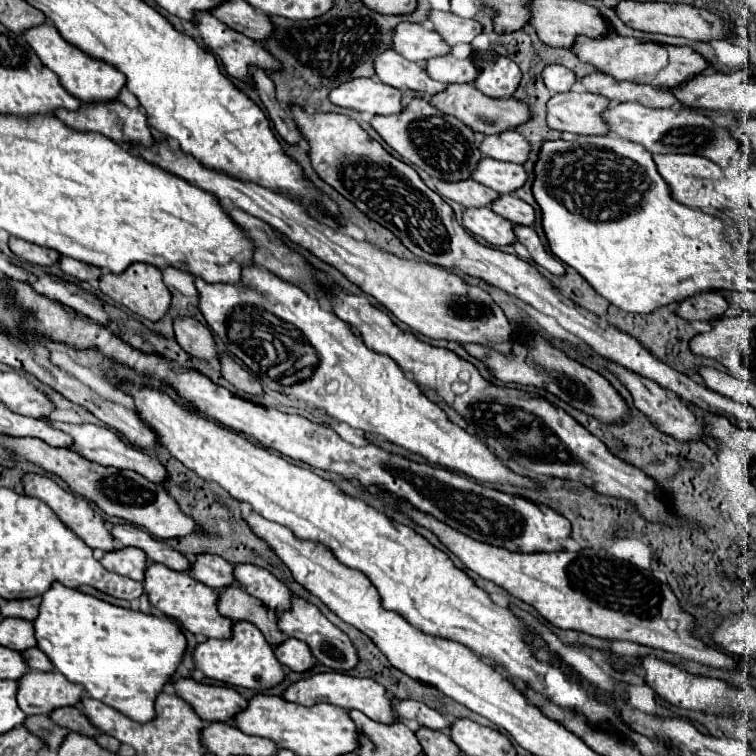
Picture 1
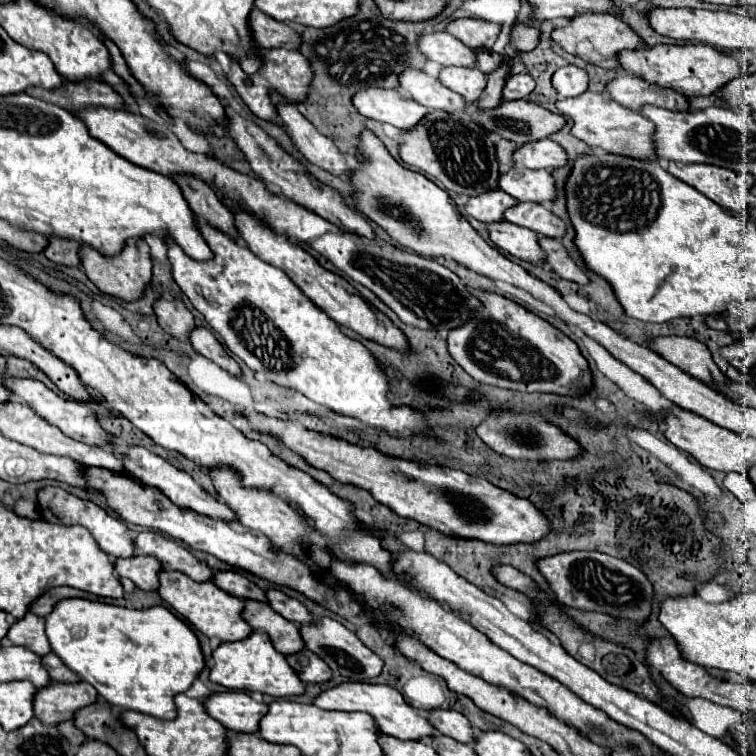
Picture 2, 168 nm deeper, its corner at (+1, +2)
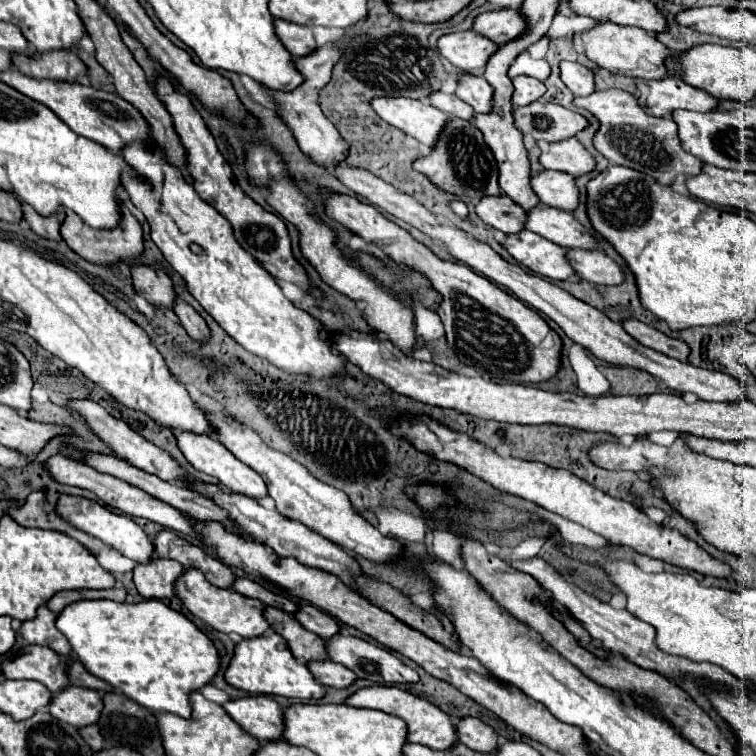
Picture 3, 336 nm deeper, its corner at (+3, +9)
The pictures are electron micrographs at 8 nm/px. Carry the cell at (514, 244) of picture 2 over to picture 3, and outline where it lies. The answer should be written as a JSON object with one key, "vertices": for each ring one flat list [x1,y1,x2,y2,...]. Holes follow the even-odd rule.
{"vertices":[[531,230,521,232,521,236,507,236,503,246,521,266,543,278,571,280,577,276,567,260,567,248,553,244]]}

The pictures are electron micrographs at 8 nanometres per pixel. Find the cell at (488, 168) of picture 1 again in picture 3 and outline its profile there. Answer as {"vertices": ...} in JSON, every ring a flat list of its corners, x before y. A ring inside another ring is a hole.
{"vertices":[[543,170,539,176,531,178,531,184,545,206,559,208,565,212,575,212,575,208,579,206,579,188,573,176]]}

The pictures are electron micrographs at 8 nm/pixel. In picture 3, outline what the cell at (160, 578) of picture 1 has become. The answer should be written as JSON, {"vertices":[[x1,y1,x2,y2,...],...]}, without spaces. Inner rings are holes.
{"vertices":[[187,570,181,576,181,580,175,584,175,588,177,588,177,596,181,598,183,606,189,608,191,614,195,614,197,618,201,618,203,622,207,622,209,626,213,626,219,632,227,632,227,634,233,632,233,634,239,634,241,638,255,638,269,630,269,624,263,616,265,604,261,600,247,598,235,590,217,588,207,582,207,578,201,570]]}

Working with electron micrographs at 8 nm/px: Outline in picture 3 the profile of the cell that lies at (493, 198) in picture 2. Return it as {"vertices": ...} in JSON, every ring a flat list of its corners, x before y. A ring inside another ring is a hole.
{"vertices":[[505,194,481,198,475,206,475,212,485,224,505,234,519,234,521,230,525,230,525,210,517,208,517,204,513,204,513,200,509,200]]}

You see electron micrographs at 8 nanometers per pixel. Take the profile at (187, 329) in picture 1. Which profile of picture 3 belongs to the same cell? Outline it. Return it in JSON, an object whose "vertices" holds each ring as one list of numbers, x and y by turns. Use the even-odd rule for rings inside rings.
{"vertices":[[131,266,131,278,133,288,139,296,143,296,149,304,159,308,171,308,175,300,175,290,171,284,171,278,161,270,153,266]]}

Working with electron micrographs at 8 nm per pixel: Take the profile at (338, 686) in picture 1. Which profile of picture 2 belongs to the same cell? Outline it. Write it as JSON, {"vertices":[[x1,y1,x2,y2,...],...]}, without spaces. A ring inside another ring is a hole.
{"vertices":[[347,681,347,683,341,683,337,687,331,687,331,689,323,691,323,693,319,693,313,699,313,705,321,707,321,709,369,713,383,733,393,735,397,739,423,739,423,737,433,735,433,727,429,725,427,717,423,717,419,711,415,711,411,705,407,705,403,695,397,689,387,687,387,685,371,685,371,683,361,683,361,681]]}

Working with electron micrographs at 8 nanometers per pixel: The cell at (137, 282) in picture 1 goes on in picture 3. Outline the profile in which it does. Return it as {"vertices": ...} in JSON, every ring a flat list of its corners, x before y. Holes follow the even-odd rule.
{"vertices":[[123,204,121,206,121,222,115,228,107,228,107,230,95,230,89,228,73,210,65,210,65,222,61,224,61,236,63,240,69,244,69,248,73,252,77,252,81,258,93,262,93,264,111,264,121,260,123,256,139,256,143,252,143,234,141,234,141,224,137,222,137,218,129,212,129,208]]}

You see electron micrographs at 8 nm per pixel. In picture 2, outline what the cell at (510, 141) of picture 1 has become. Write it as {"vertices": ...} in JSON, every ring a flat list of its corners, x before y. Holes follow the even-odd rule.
{"vertices":[[539,139,523,143,519,149,515,149,513,161,515,165,527,169,553,169,553,167,563,167,567,163,567,155,555,141]]}

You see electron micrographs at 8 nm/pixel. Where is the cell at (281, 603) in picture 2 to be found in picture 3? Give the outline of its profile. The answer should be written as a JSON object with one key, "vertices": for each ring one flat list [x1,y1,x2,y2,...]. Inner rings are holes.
{"vertices":[[301,604,301,612,297,612,295,618,297,618,309,632,321,636,323,640,333,638,333,636,339,634,339,630,341,630,339,622,337,622,333,616,329,616,327,612,319,610,319,608,311,606,311,604]]}

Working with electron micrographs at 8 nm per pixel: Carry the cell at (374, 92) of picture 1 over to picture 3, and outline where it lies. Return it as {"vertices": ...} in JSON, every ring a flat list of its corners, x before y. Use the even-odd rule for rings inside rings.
{"vertices":[[377,98,371,106,387,124,403,130,429,148,435,148,441,132,451,118,449,114,433,108,423,100]]}

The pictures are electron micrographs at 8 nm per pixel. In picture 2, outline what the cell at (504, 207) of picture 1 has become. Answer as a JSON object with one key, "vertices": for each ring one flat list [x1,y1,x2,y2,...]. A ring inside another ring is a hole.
{"vertices":[[519,201,505,211,505,219,547,237,561,237,565,233,565,223,541,203]]}

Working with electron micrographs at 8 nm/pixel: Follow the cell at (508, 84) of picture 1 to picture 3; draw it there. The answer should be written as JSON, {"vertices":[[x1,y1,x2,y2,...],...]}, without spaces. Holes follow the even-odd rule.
{"vertices":[[529,76,513,78,513,88,513,106,527,106,545,94,545,84]]}

